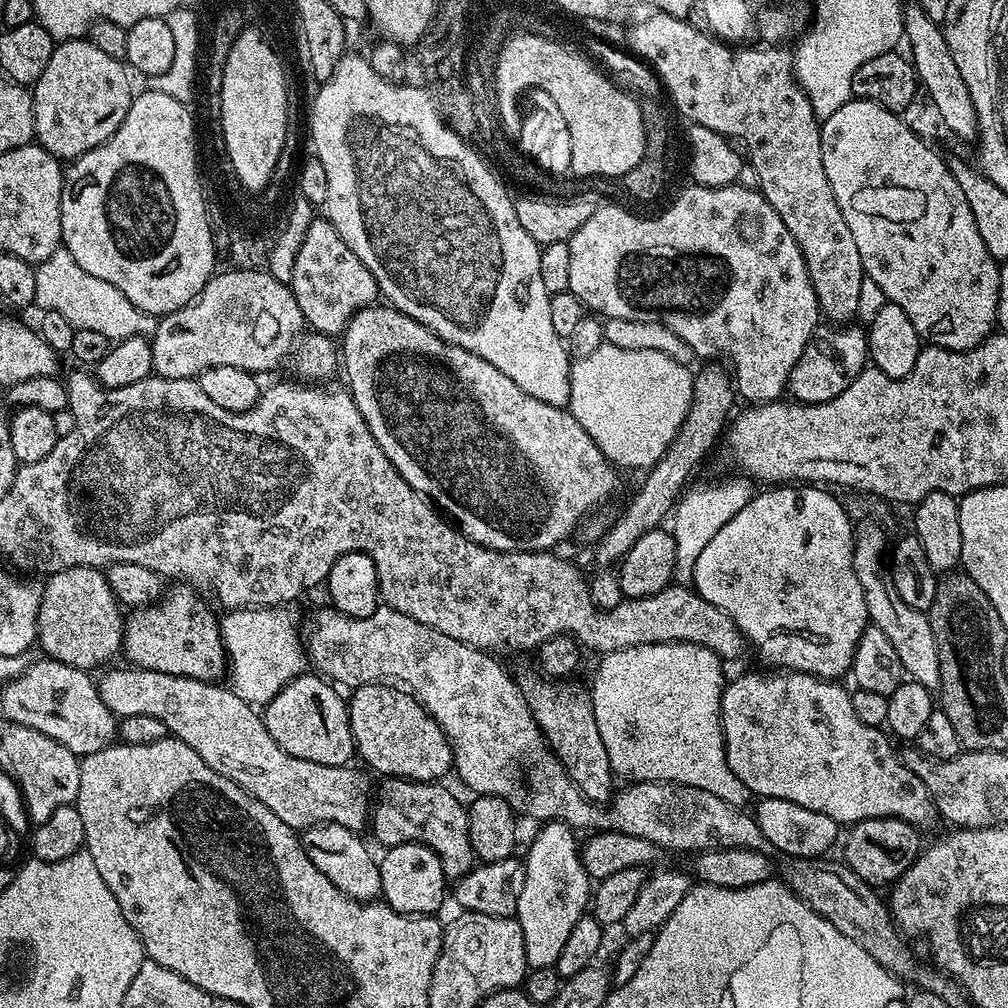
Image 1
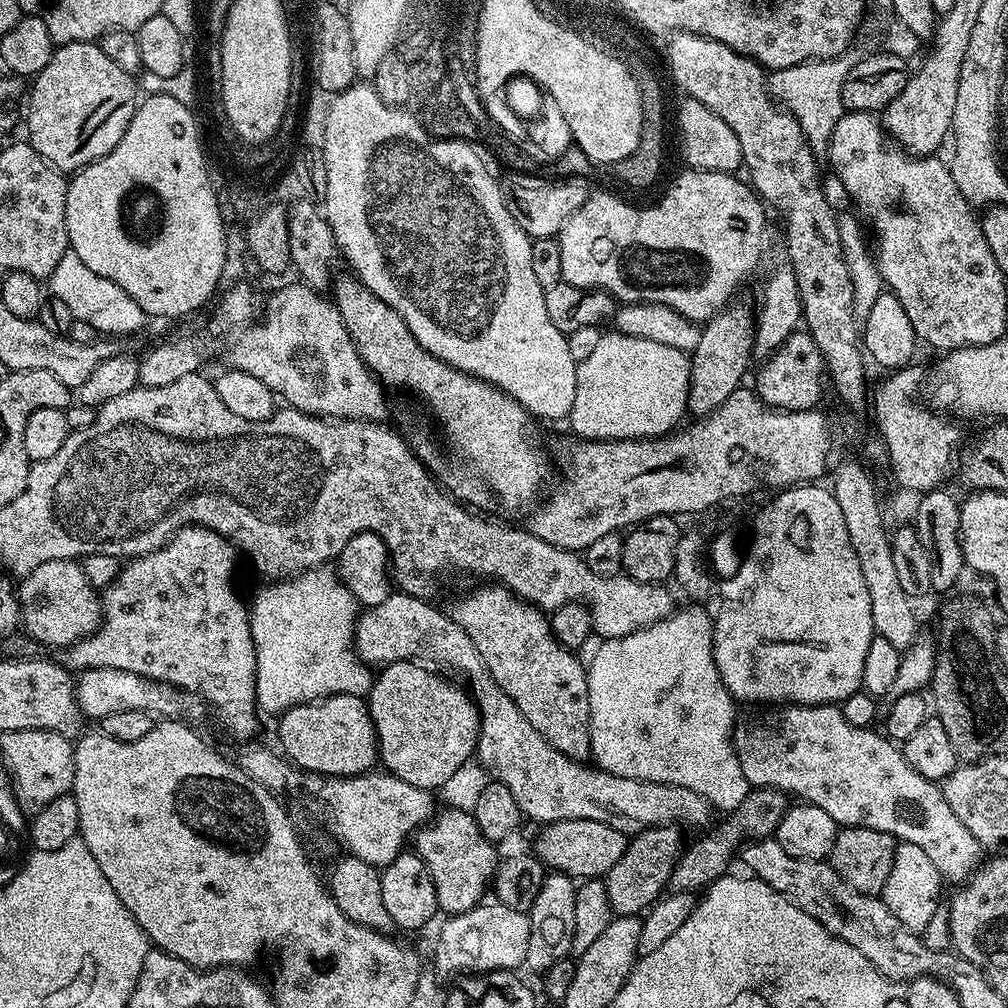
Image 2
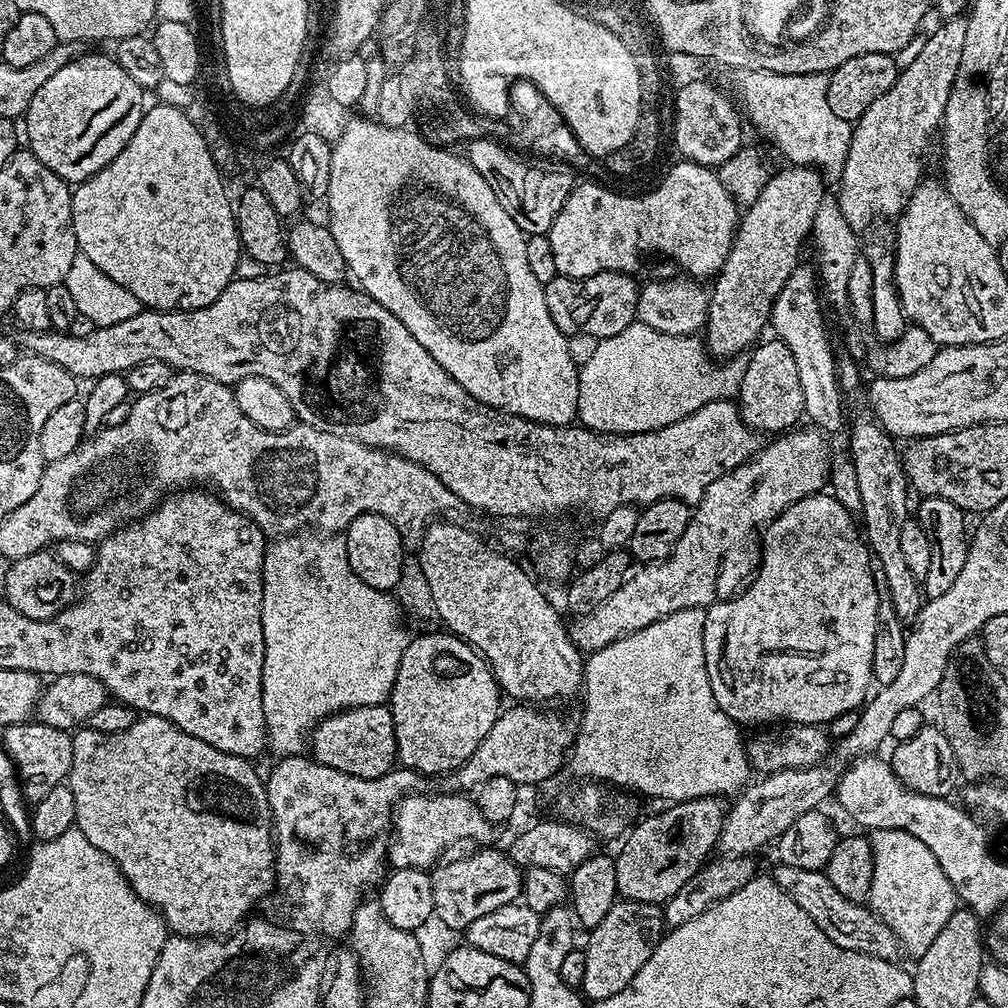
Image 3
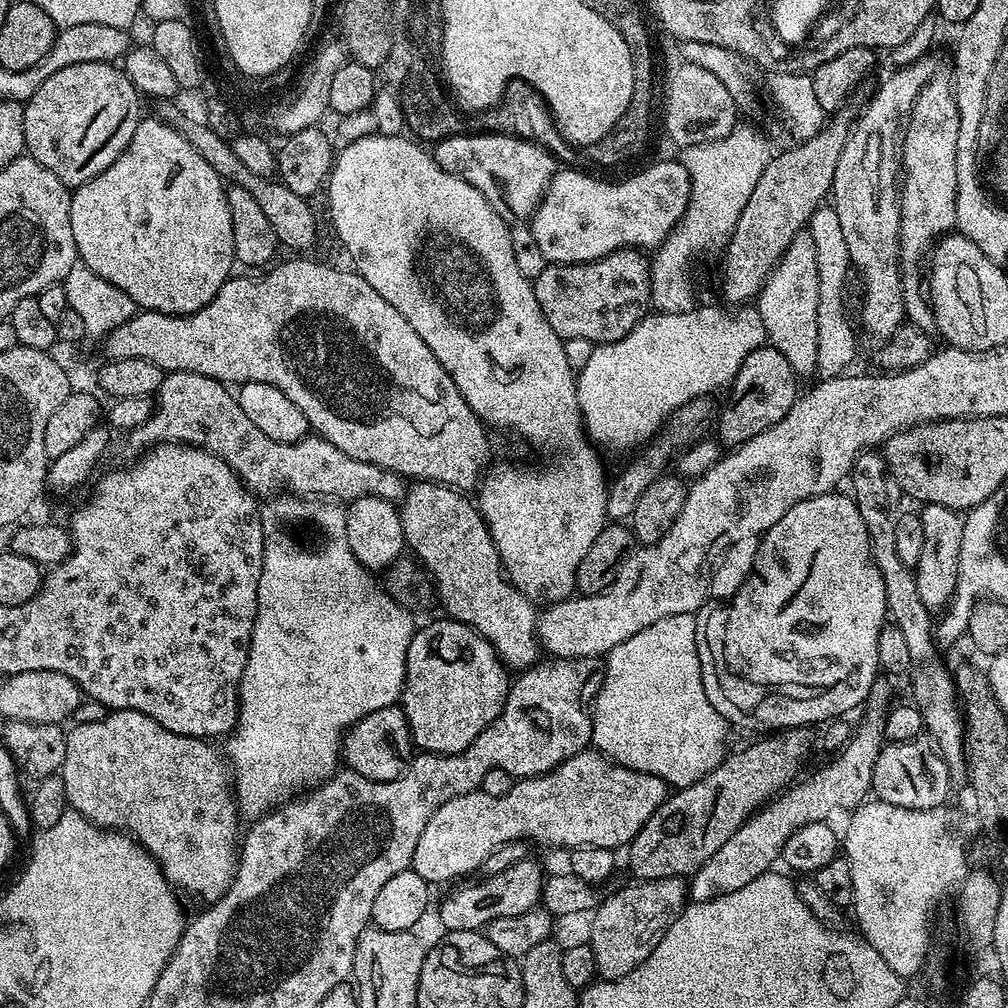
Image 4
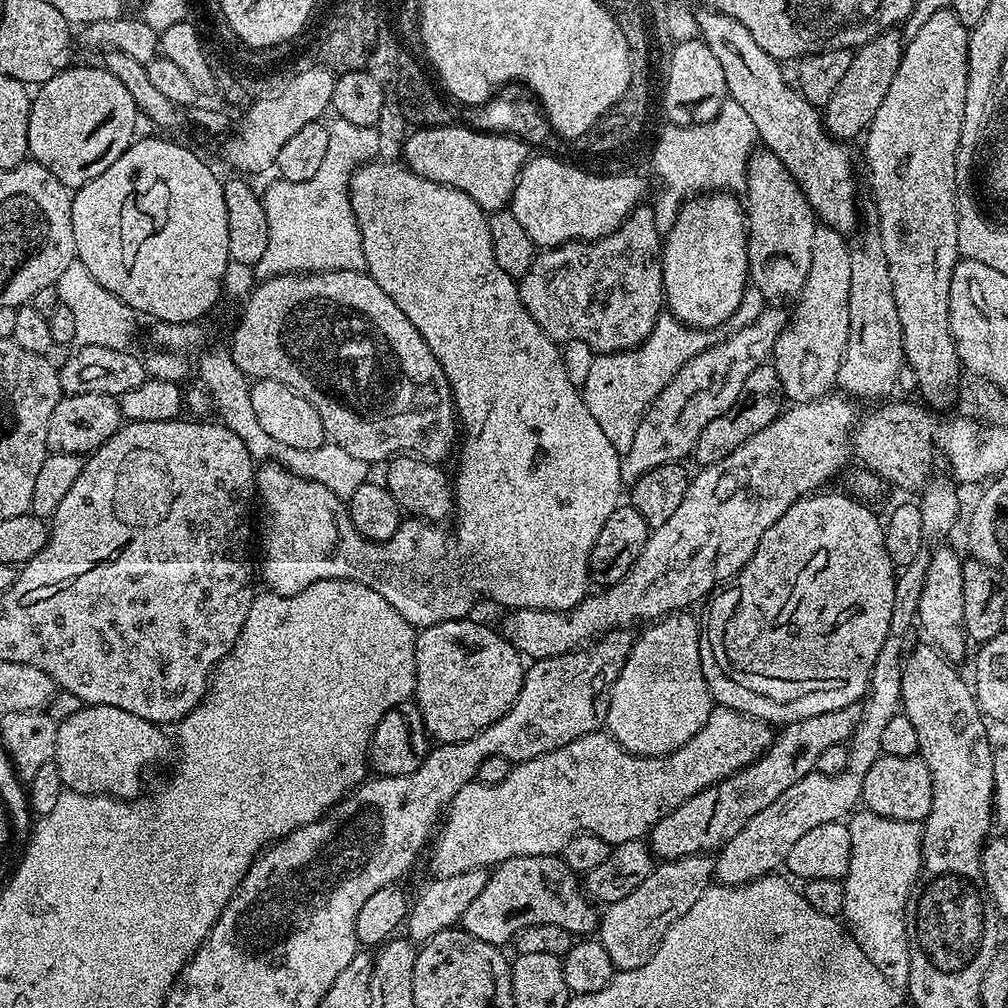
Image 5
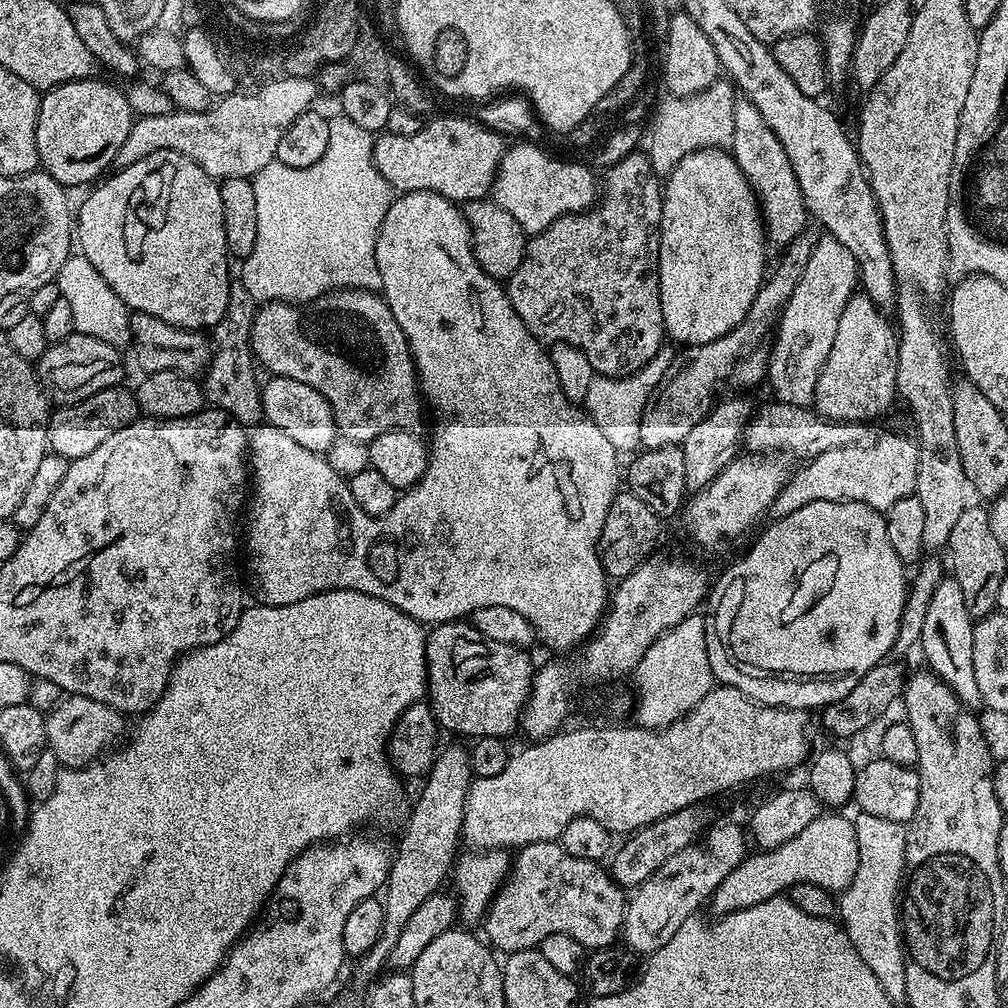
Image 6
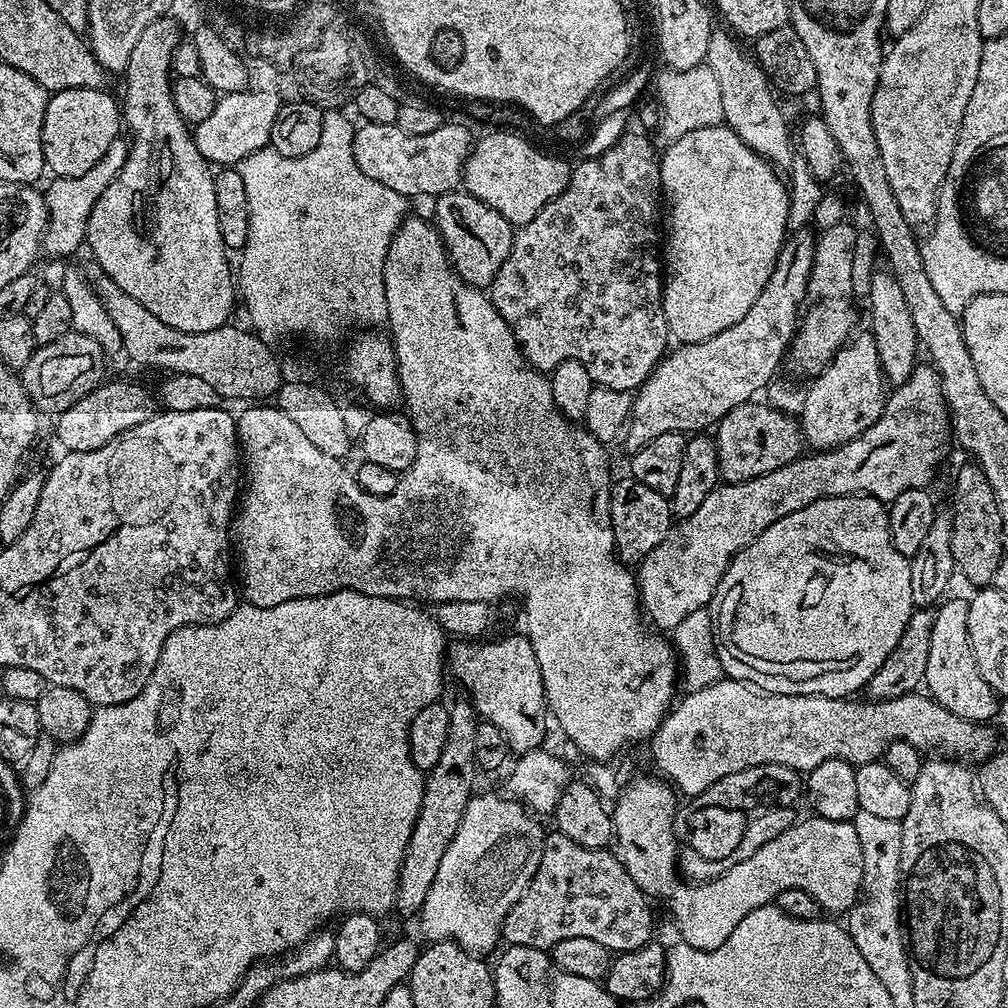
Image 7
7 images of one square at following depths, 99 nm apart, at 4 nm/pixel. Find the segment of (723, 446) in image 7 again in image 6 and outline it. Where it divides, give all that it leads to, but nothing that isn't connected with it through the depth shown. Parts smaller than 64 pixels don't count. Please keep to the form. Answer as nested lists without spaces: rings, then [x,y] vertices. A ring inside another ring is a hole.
[[[771,402],[772,404],[764,404],[755,409],[754,415],[751,420],[748,421],[746,427],[744,427],[744,438],[742,441],[743,447],[747,449],[749,453],[752,454],[785,454],[784,452],[789,452],[790,455],[796,459],[796,462],[807,462],[809,460],[813,460],[815,456],[818,454],[826,454],[826,450],[838,450],[839,448],[849,448],[851,444],[861,443],[865,439],[864,436],[864,428],[865,425],[863,423],[857,422],[855,424],[851,424],[850,422],[842,422],[841,420],[825,420],[823,416],[820,415],[819,412],[813,410],[811,407],[804,407],[802,405],[786,405],[781,404],[779,402]]]

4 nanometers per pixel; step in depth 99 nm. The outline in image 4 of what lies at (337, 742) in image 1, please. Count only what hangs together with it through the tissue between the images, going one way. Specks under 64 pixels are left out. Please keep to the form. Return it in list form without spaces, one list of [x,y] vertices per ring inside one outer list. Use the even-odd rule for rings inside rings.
[[[399,703],[382,706],[374,714],[366,714],[354,727],[345,732],[342,741],[342,760],[351,771],[378,782],[390,782],[403,776],[414,759],[412,731],[403,707]]]

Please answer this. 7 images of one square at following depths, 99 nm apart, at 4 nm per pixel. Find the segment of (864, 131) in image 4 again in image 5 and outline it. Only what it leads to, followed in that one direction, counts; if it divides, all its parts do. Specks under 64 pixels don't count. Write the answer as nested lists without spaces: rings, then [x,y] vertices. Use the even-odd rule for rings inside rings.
[[[879,231],[864,236],[861,248],[853,247],[850,256],[849,340],[837,372],[835,383],[841,393],[855,398],[860,392],[872,392],[872,402],[879,401],[896,384],[896,375],[905,367],[902,346],[902,322],[898,322],[898,306],[894,306],[894,286],[890,282],[890,266],[886,266],[886,250],[882,250]]]

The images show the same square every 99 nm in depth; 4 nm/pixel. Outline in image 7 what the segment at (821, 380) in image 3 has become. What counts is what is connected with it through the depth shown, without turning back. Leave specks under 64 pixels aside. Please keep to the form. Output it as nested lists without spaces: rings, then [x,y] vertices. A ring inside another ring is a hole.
[[[713,31],[710,38],[710,50],[706,67],[714,70],[714,79],[722,89],[723,123],[732,128],[750,150],[780,170],[792,167],[794,136],[788,133],[788,124],[784,121],[784,112],[780,109],[777,93],[768,83],[768,75],[760,69],[751,55],[740,49],[741,41],[731,31]]]

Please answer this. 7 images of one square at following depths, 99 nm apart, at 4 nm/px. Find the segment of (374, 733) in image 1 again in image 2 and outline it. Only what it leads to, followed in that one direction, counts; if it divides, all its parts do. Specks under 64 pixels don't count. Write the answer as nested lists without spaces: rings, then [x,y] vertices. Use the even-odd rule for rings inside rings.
[[[399,660],[383,665],[373,679],[366,703],[376,727],[379,763],[402,782],[410,782],[410,786],[437,790],[473,759],[476,739],[480,736],[480,711],[463,687],[460,689],[458,685],[427,672],[423,666],[423,663],[414,660]]]

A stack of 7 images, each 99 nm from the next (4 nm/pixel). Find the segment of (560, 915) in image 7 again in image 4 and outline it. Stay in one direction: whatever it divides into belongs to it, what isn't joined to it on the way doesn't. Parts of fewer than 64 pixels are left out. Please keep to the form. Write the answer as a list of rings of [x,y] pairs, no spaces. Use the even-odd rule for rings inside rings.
[[[519,860],[514,866],[502,870],[502,874],[483,877],[479,881],[481,884],[472,884],[469,888],[446,897],[440,904],[441,929],[444,932],[475,932],[483,929],[492,920],[526,914],[531,908],[537,907],[542,900],[546,876],[545,873],[540,873],[534,860]]]

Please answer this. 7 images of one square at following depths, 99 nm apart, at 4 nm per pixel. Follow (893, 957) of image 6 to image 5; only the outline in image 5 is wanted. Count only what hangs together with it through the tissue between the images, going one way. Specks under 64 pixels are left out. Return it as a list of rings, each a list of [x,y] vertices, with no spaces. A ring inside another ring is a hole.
[[[856,810],[847,821],[850,830],[850,866],[844,877],[843,923],[862,946],[862,954],[898,989],[910,978],[910,950],[904,914],[908,898],[920,874],[922,828],[894,818],[882,818],[867,810]]]

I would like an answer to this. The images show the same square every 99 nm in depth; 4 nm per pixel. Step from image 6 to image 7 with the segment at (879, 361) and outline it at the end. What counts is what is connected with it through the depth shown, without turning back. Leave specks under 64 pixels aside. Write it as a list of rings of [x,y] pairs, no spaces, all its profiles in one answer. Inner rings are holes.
[[[868,330],[862,332],[853,335],[844,347],[836,351],[836,357],[823,372],[811,377],[809,384],[812,385],[804,392],[804,405],[798,415],[798,423],[809,449],[827,450],[850,442],[874,426],[882,414],[886,381],[872,333]]]

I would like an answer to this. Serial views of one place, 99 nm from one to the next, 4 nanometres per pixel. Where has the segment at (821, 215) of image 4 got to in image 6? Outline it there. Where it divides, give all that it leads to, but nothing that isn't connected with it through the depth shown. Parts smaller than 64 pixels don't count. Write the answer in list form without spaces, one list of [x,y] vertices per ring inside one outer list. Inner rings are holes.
[[[821,235],[798,286],[778,318],[776,340],[768,352],[766,382],[779,403],[809,407],[815,401],[818,375],[834,346],[842,311],[858,283],[857,262],[852,252],[833,235]]]

